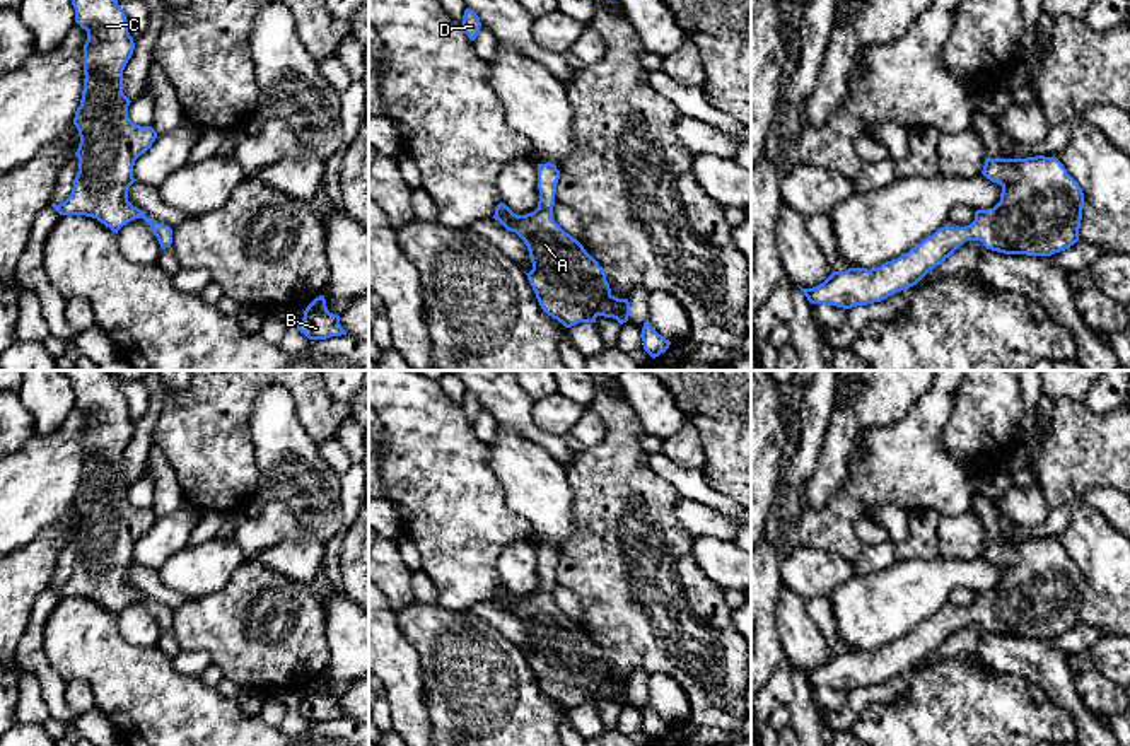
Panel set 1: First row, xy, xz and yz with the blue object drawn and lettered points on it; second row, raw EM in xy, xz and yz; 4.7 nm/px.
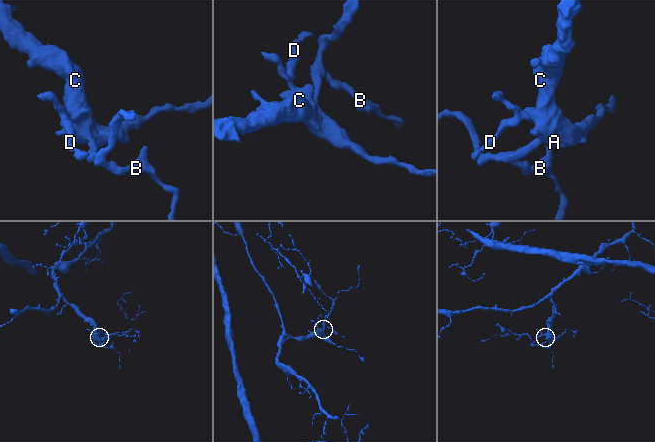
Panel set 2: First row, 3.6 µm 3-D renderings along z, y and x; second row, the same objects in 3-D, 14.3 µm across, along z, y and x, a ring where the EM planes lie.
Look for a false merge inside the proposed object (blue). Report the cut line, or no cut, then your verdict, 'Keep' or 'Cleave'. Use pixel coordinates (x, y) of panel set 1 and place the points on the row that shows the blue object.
No split. Keep

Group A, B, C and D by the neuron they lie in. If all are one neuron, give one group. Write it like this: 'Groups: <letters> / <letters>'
Groups: A B C D

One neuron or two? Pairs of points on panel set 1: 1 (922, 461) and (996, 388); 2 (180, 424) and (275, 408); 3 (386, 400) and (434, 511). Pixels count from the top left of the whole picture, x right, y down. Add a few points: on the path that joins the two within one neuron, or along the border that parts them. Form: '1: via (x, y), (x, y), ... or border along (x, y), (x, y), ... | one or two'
1: border along (953, 403), (941, 444), (966, 472) | two
2: border along (265, 388), (250, 415), (250, 441), (255, 451) | two
3: via (413, 425), (429, 441), (434, 483) | one

